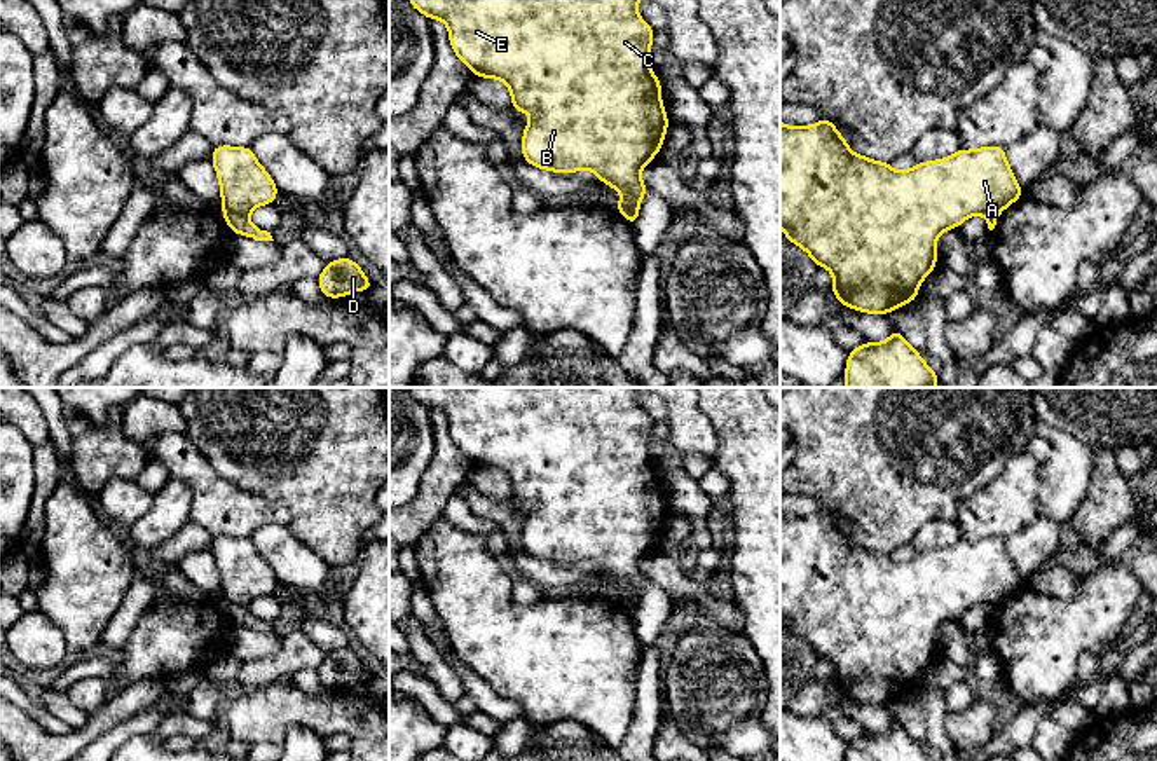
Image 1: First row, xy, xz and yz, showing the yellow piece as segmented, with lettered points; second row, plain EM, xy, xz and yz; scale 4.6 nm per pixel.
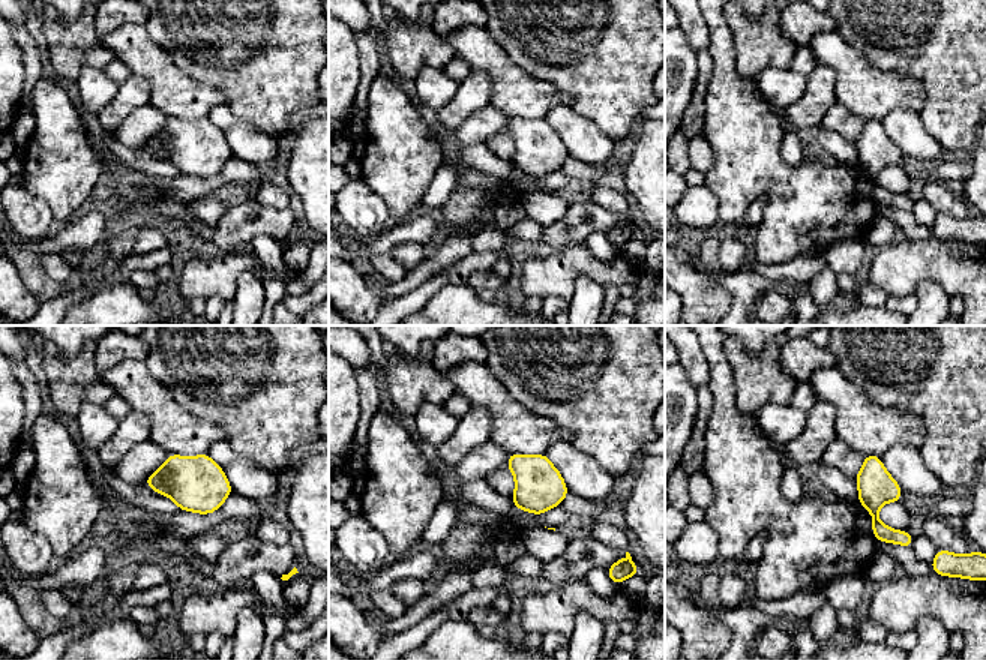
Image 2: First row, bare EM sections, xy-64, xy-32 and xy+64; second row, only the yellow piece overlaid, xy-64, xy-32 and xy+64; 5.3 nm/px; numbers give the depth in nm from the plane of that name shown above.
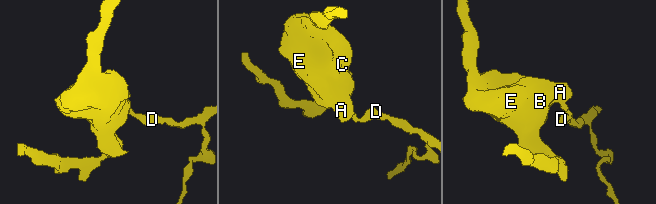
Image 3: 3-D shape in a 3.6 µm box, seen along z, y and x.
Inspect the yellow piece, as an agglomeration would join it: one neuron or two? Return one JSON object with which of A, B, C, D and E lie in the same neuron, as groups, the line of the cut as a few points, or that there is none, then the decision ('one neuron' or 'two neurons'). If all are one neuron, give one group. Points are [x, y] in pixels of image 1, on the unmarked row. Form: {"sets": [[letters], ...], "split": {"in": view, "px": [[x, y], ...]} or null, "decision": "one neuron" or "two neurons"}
{"sets": [["A", "B", "C", "E"], ["D"]], "split": {"in": "xy", "px": [[224, 601], [246, 606]]}, "decision": "two neurons"}

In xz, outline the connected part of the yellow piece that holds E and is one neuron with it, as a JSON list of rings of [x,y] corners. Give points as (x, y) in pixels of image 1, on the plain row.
[[[407,387],[410,396],[429,412],[442,410],[447,415],[454,445],[473,463],[475,468],[503,471],[511,483],[511,499],[520,504],[529,503],[534,506],[524,518],[522,525],[524,552],[534,559],[560,566],[581,560],[593,562],[602,574],[625,585],[621,592],[626,592],[628,597],[620,604],[633,618],[637,618],[640,592],[649,581],[640,571],[640,560],[658,546],[670,517],[661,496],[661,471],[649,457],[649,442],[656,422],[637,403],[637,393],[640,389],[646,387]]]

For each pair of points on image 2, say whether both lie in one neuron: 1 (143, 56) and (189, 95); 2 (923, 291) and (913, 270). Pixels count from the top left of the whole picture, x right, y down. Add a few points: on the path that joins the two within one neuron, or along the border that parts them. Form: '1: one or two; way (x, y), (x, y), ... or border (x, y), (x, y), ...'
1: one; way (155, 66), (177, 89)
2: two; border (913, 293), (919, 284), (934, 281), (949, 296)

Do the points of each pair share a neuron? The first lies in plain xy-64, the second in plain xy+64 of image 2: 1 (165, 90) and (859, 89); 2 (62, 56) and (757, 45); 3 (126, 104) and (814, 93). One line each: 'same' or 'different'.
1: same
2: same
3: same

